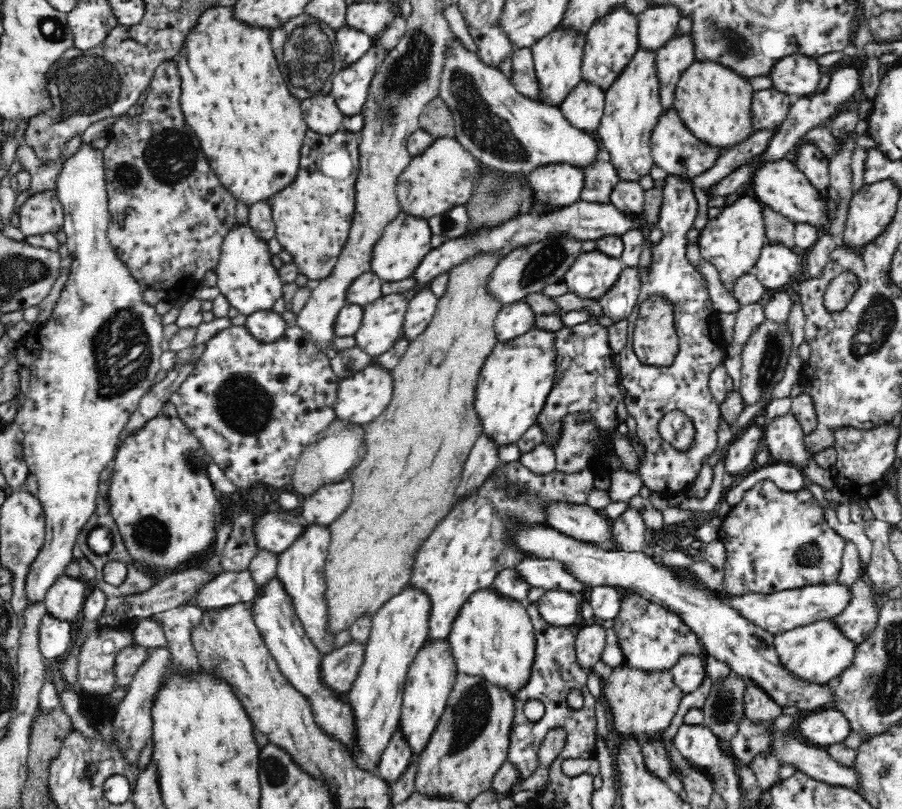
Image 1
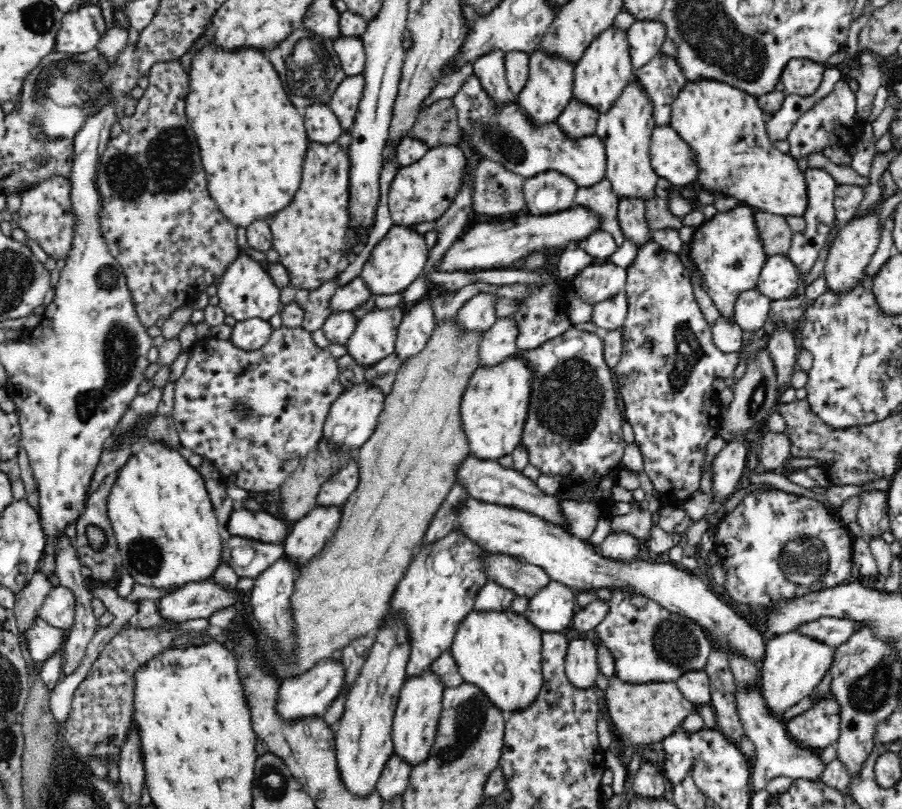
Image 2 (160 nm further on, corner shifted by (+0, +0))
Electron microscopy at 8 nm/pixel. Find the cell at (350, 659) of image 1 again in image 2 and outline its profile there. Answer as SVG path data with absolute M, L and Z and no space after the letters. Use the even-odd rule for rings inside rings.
M324 658L308 672L295 677L282 679L281 693L278 694L278 713L286 719L304 718L304 716L324 715L347 688L347 670L343 660Z

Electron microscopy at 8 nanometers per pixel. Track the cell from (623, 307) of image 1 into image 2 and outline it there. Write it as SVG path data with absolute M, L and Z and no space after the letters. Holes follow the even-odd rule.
M626 291L617 292L614 296L593 305L594 324L606 330L621 328L628 319L629 301Z

